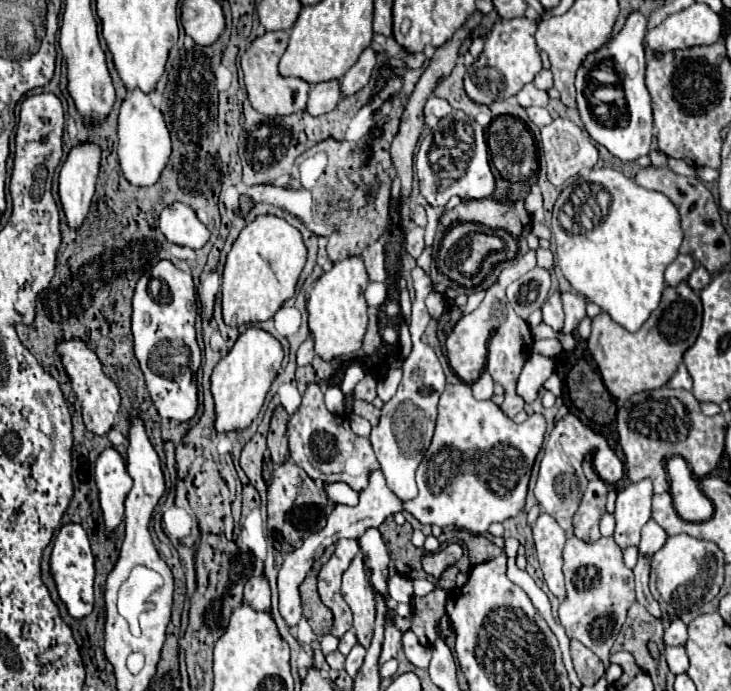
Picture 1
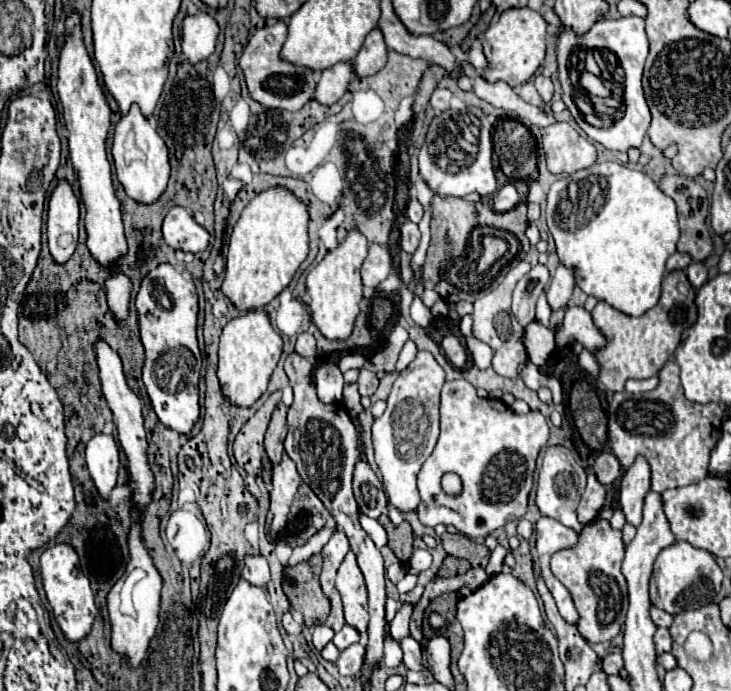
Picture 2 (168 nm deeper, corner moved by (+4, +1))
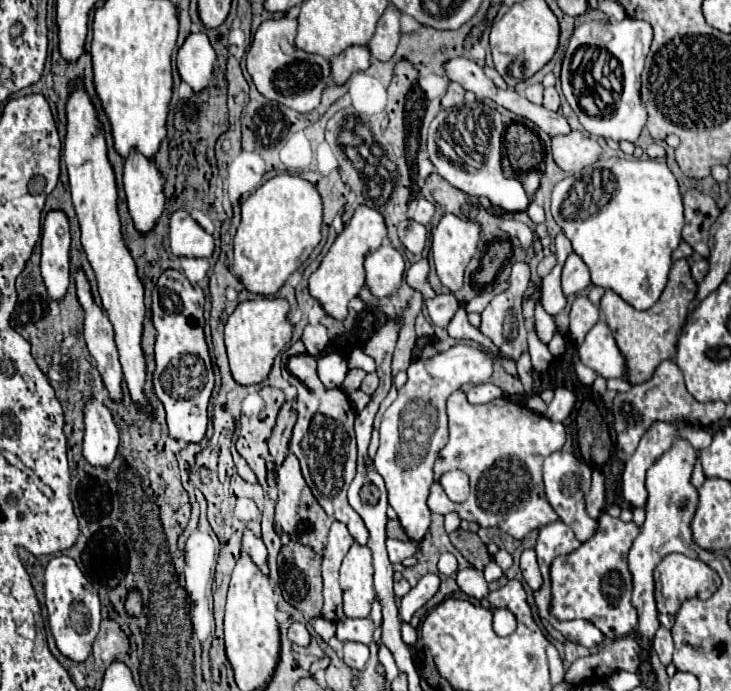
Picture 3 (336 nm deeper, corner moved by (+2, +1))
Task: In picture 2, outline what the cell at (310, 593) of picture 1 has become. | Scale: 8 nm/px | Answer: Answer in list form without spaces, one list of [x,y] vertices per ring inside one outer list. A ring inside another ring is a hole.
[[[308,562],[284,568],[282,588],[292,610],[304,616],[304,624],[308,628],[326,622],[326,616],[330,614],[330,600],[324,596],[318,574]]]

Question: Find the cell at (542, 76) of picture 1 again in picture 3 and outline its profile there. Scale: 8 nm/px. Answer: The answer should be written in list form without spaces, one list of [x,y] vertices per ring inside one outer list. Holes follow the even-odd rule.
[[[546,88],[544,90],[544,108],[552,110],[552,112],[558,112],[558,108],[560,108],[560,96],[558,96],[556,88]]]

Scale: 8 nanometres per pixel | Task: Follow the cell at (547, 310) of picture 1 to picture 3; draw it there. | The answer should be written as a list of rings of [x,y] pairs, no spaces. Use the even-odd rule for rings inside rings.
[[[572,252],[562,266],[562,290],[564,294],[578,294],[590,286],[588,266],[576,252]]]

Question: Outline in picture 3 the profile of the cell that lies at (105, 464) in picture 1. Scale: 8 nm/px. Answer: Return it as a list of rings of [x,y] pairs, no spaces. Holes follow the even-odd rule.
[[[92,396],[84,404],[84,458],[94,466],[108,466],[118,448],[118,428],[112,412]]]

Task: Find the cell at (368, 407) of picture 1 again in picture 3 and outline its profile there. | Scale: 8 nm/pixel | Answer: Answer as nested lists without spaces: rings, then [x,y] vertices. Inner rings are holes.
[[[352,368],[352,370],[348,372],[348,376],[346,376],[346,380],[342,382],[342,390],[344,390],[346,394],[358,390],[358,388],[360,388],[360,382],[362,382],[364,376],[366,376],[364,370],[360,370],[360,368]]]

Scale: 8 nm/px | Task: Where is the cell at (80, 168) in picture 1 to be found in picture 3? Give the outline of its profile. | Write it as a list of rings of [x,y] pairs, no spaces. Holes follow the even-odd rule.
[[[60,210],[48,212],[42,226],[42,280],[52,300],[62,300],[70,284],[70,226]]]

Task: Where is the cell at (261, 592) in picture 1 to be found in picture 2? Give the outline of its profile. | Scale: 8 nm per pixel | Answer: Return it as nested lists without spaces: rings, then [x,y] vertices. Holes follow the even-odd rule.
[[[246,556],[246,566],[242,570],[242,578],[250,584],[264,588],[270,582],[270,570],[264,556]]]

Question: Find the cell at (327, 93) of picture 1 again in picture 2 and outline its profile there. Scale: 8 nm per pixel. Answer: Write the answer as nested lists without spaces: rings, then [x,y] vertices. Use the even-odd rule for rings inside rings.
[[[336,64],[336,66],[324,70],[316,84],[314,100],[318,100],[324,106],[332,106],[346,92],[352,76],[354,76],[352,64]]]

